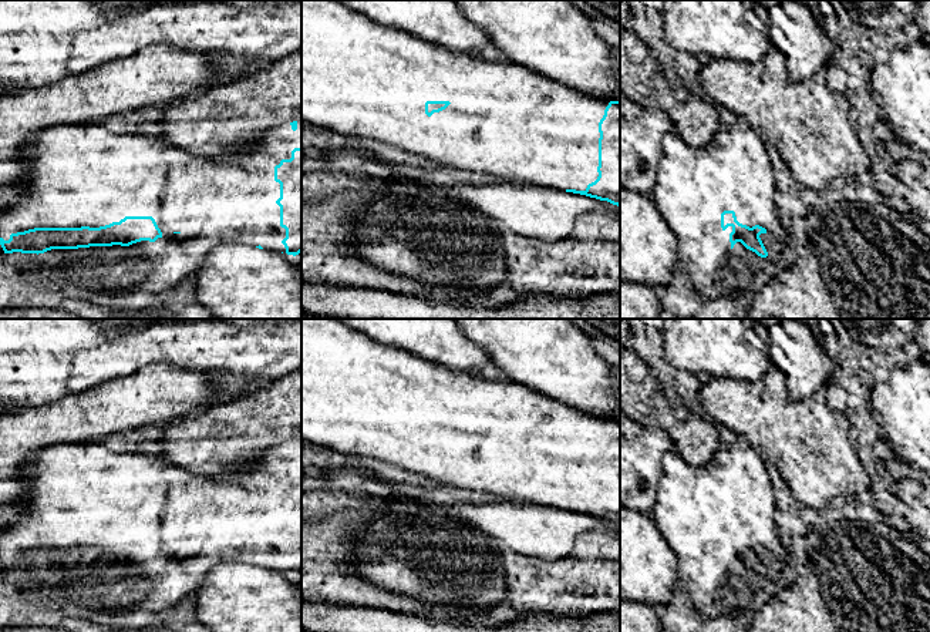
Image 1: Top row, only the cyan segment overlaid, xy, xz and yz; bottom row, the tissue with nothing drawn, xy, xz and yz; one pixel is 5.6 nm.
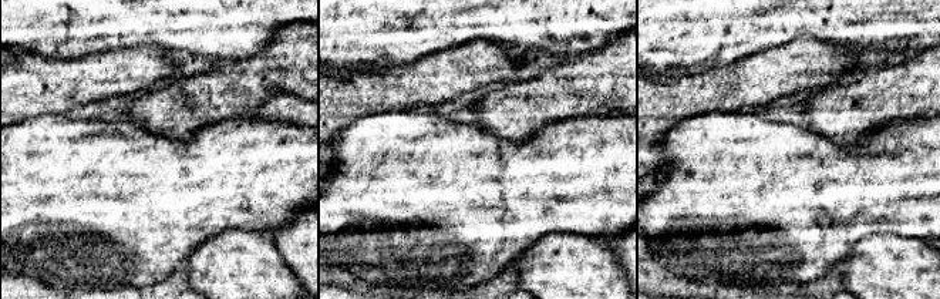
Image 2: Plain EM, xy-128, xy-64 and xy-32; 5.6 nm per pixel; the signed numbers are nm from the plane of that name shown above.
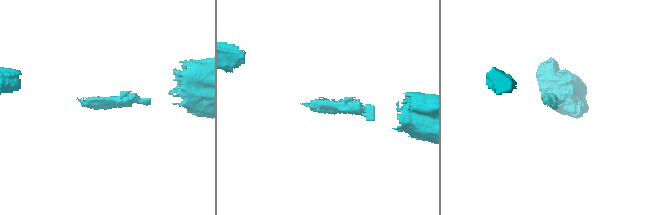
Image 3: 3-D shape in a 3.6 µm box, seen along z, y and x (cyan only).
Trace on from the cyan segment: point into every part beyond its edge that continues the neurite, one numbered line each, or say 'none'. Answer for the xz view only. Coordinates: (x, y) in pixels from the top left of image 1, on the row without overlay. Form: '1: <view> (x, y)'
1: xz (359, 396)

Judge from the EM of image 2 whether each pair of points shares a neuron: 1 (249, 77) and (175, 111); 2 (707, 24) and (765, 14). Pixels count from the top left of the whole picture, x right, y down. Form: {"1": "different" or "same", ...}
{"1": "same", "2": "same"}

